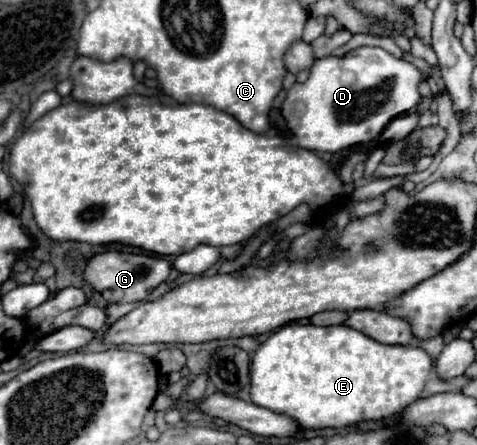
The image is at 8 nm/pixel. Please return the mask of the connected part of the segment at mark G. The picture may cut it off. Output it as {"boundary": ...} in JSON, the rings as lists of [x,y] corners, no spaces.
{"boundary":[[[105,252],[93,256],[87,264],[85,278],[87,282],[103,294],[107,302],[135,302],[145,300],[151,290],[163,284],[171,274],[171,264],[161,256],[147,256],[147,254],[129,254],[129,252]]]}

